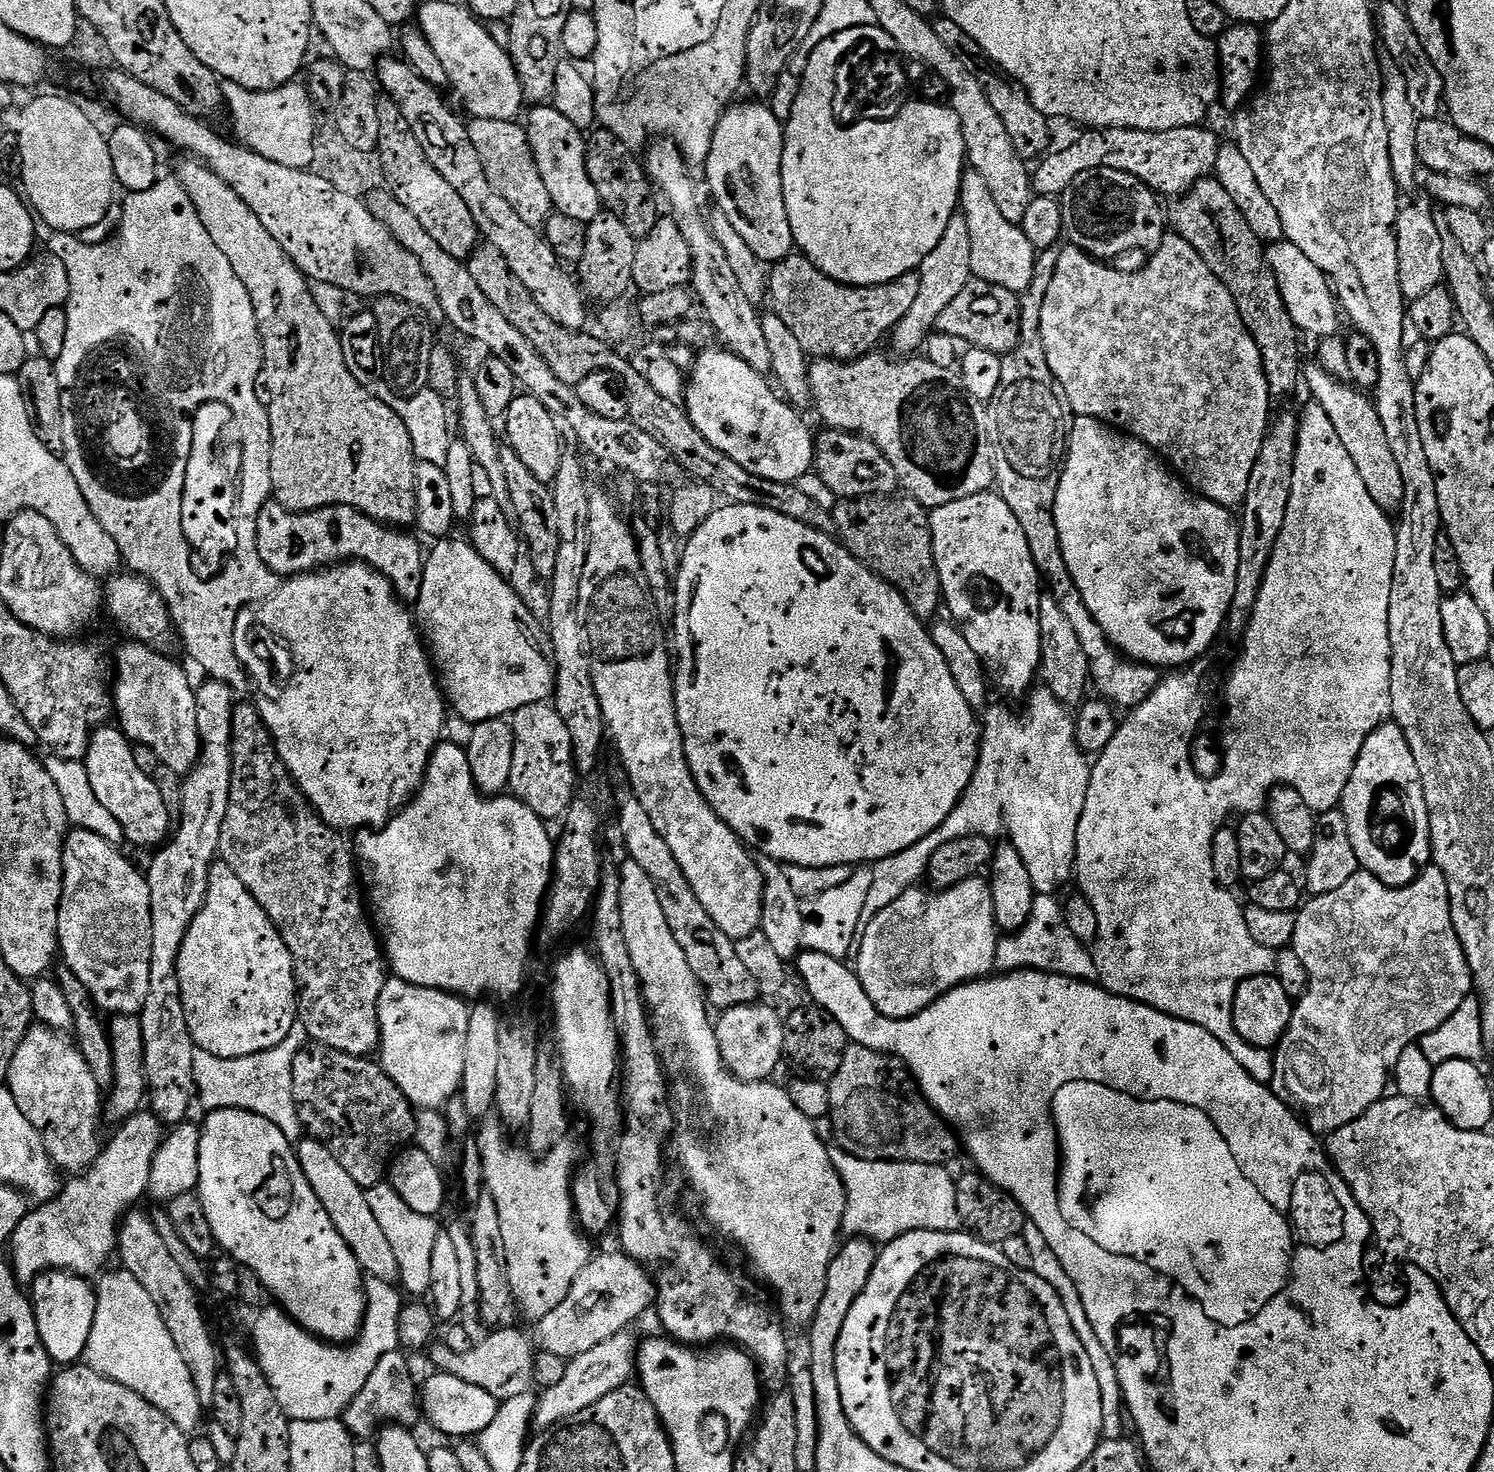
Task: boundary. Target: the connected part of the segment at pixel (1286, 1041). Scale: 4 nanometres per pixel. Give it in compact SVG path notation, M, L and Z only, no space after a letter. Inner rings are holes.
M1435 866L1421 868L1419 876L1401 888L1386 886L1369 872L1361 870L1347 879L1344 885L1338 886L1338 890L1330 890L1330 894L1312 896L1309 901L1309 904L1307 901L1296 912L1294 938L1290 945L1298 954L1298 958L1302 958L1302 966L1306 966L1308 988L1303 996L1295 1001L1290 1026L1274 1049L1276 1073L1272 1075L1271 1087L1277 1093L1283 1094L1289 1105L1295 1106L1303 1113L1313 1132L1331 1134L1337 1132L1342 1126L1354 1122L1354 1118L1366 1114L1370 1106L1384 1099L1390 1088L1392 1071L1394 1066L1398 1066L1398 1058L1402 1050L1406 1050L1406 1046L1417 1043L1421 1036L1438 1030L1438 1026L1442 1026L1442 1022L1446 1022L1446 1018L1450 1018L1450 1014L1454 1014L1454 1010L1458 1010L1458 1006L1462 1006L1462 1002L1473 995L1474 989L1470 966L1462 950L1462 942L1454 930L1454 922L1450 914L1450 894L1446 886L1446 878L1440 868Z

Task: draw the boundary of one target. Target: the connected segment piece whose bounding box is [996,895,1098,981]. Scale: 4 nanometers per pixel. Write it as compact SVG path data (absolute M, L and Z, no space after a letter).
M1037 895L1026 924L1017 932L1001 935L997 939L996 968L1001 973L1033 968L1039 972L1053 972L1079 980L1095 981L1098 977L1095 955L1089 945L1074 938L1070 926L1066 926L1063 903L1055 895Z

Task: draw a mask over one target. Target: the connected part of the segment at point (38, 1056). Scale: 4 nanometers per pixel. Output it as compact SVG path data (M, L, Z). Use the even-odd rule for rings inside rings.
M33 1023L18 1046L18 1054L14 1054L14 1062L10 1062L6 1086L18 1102L18 1110L26 1114L26 1122L42 1134L48 1157L57 1169L80 1174L100 1157L102 1090L94 1082L86 1058L65 1033Z

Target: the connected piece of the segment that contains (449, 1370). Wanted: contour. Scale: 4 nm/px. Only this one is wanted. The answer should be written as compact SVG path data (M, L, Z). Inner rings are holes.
M504 1326L492 1330L484 1341L473 1343L470 1352L455 1352L447 1344L436 1342L431 1345L430 1359L433 1366L446 1374L454 1374L454 1378L462 1378L462 1382L470 1382L470 1386L482 1386L486 1394L494 1394L496 1401L501 1402L522 1394L533 1387L532 1362L534 1351L532 1344L519 1332L516 1326Z

